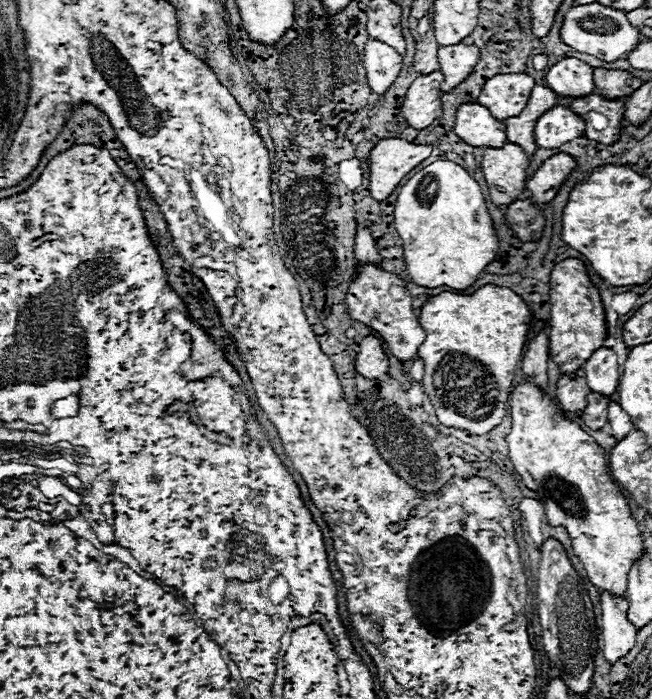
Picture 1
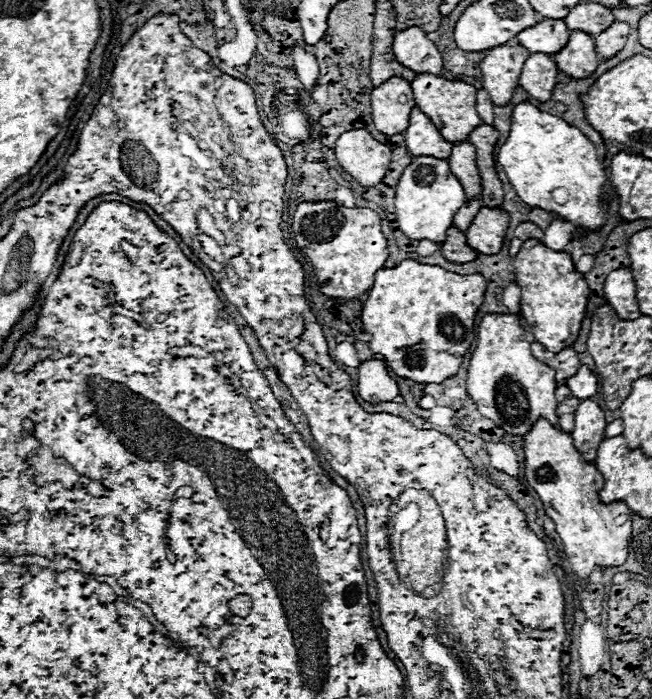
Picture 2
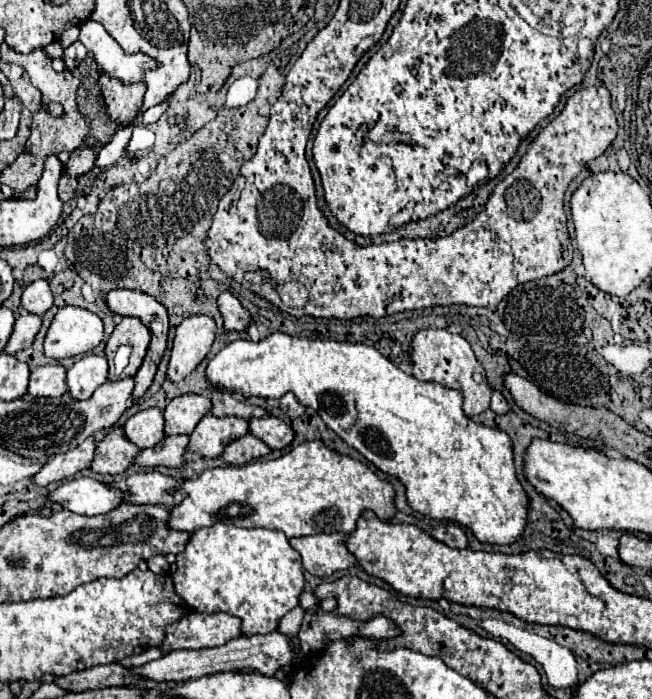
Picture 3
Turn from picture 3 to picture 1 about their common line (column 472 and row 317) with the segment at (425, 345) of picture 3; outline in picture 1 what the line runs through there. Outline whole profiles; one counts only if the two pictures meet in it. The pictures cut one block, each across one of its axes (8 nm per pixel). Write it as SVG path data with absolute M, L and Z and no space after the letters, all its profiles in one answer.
M372 264L360 266L352 284L350 284L350 290L346 296L346 306L348 306L352 320L360 320L362 324L378 330L380 338L390 346L392 354L400 362L408 362L408 360L416 358L418 346L424 342L426 334L420 328L420 322L414 314L412 296L406 288L406 282L400 280L398 274L386 272L382 268L372 266Z

